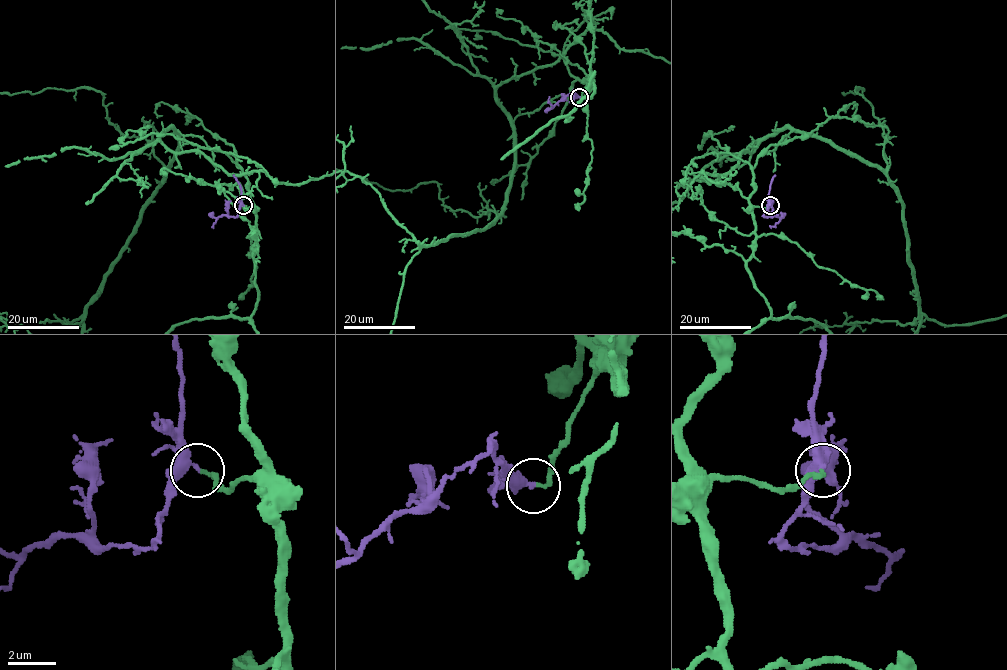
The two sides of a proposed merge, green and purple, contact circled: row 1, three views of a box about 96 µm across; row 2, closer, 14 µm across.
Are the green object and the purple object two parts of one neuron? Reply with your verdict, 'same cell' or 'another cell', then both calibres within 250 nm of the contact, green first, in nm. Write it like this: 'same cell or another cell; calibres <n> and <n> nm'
same cell; calibres 180 and 320 nm

